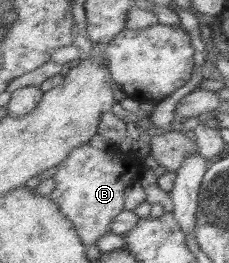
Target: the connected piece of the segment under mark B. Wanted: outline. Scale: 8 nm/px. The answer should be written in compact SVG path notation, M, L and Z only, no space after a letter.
M84 143L81 147L71 152L71 155L57 167L58 171L53 177L56 188L50 195L50 198L59 206L63 215L74 223L75 229L86 245L97 245L97 241L111 231L111 221L125 211L125 189L133 187L137 181L137 175L141 173L139 167L127 167L127 173L121 177L121 157L111 157L111 153L105 148L95 148Z

